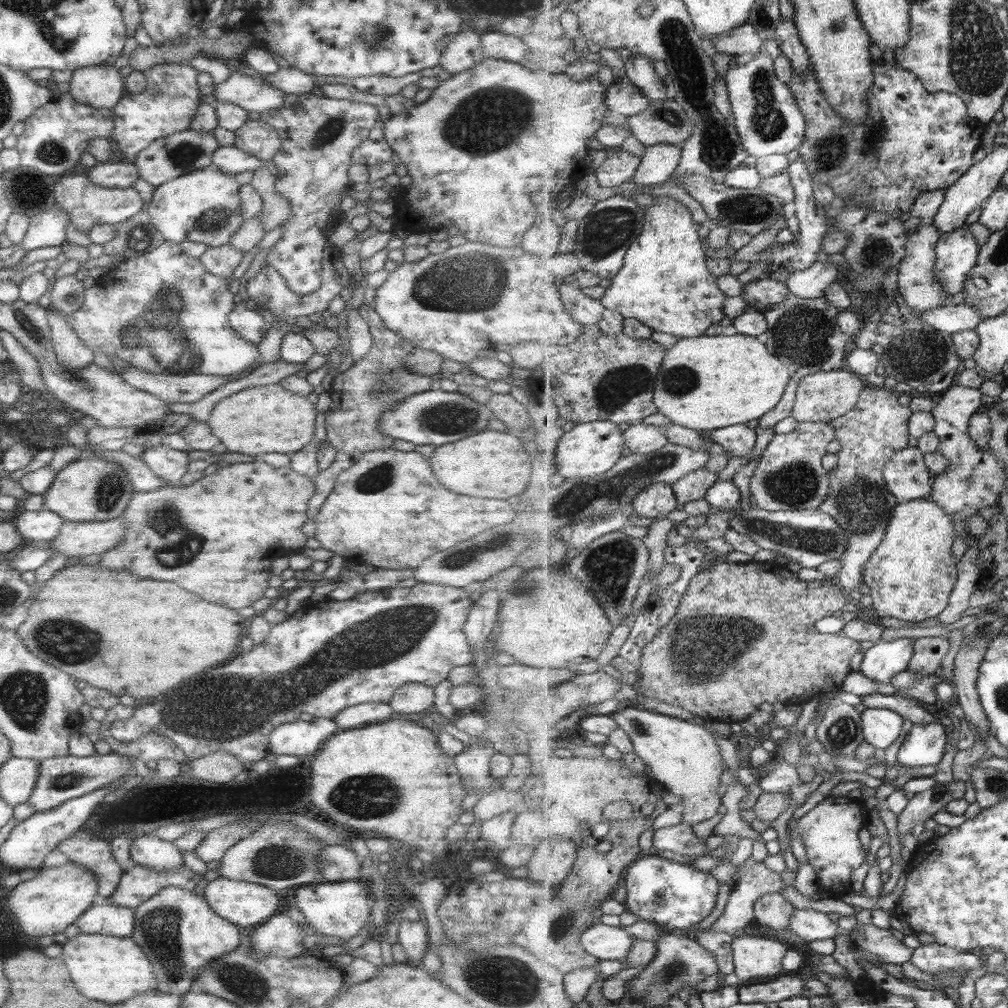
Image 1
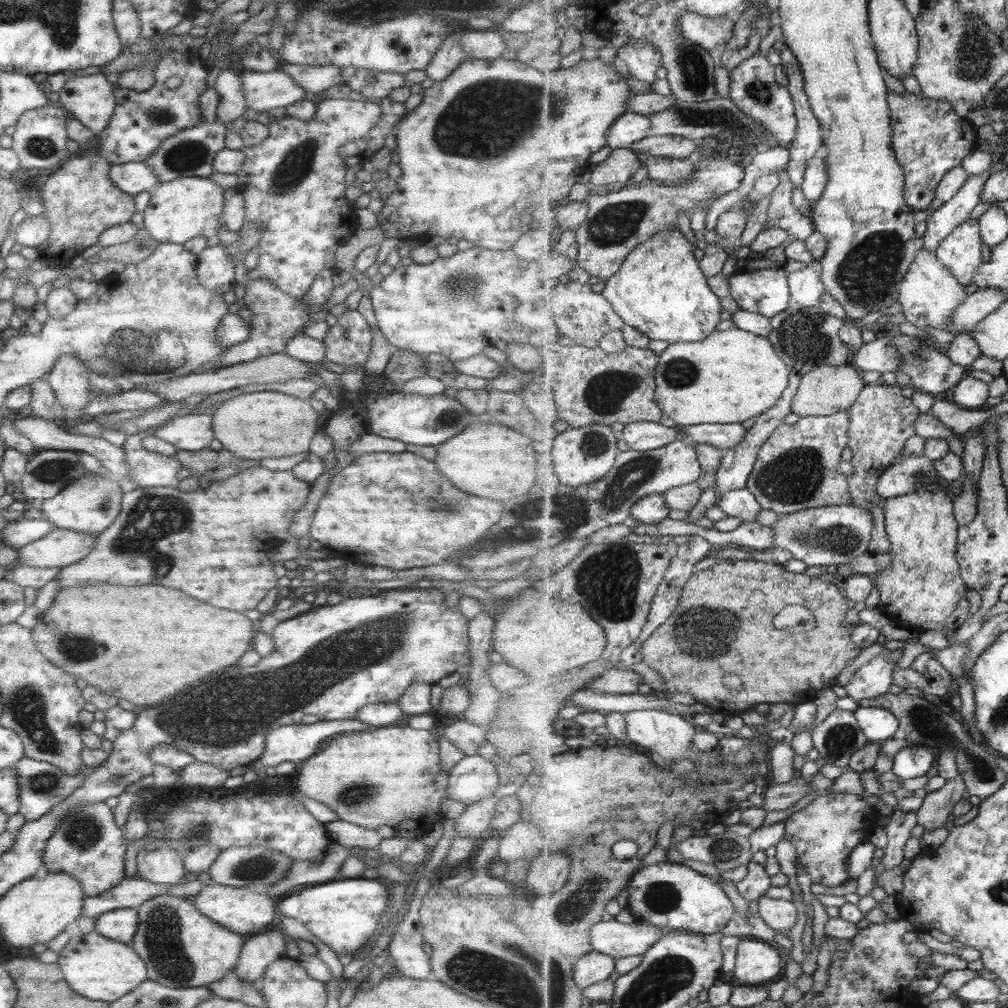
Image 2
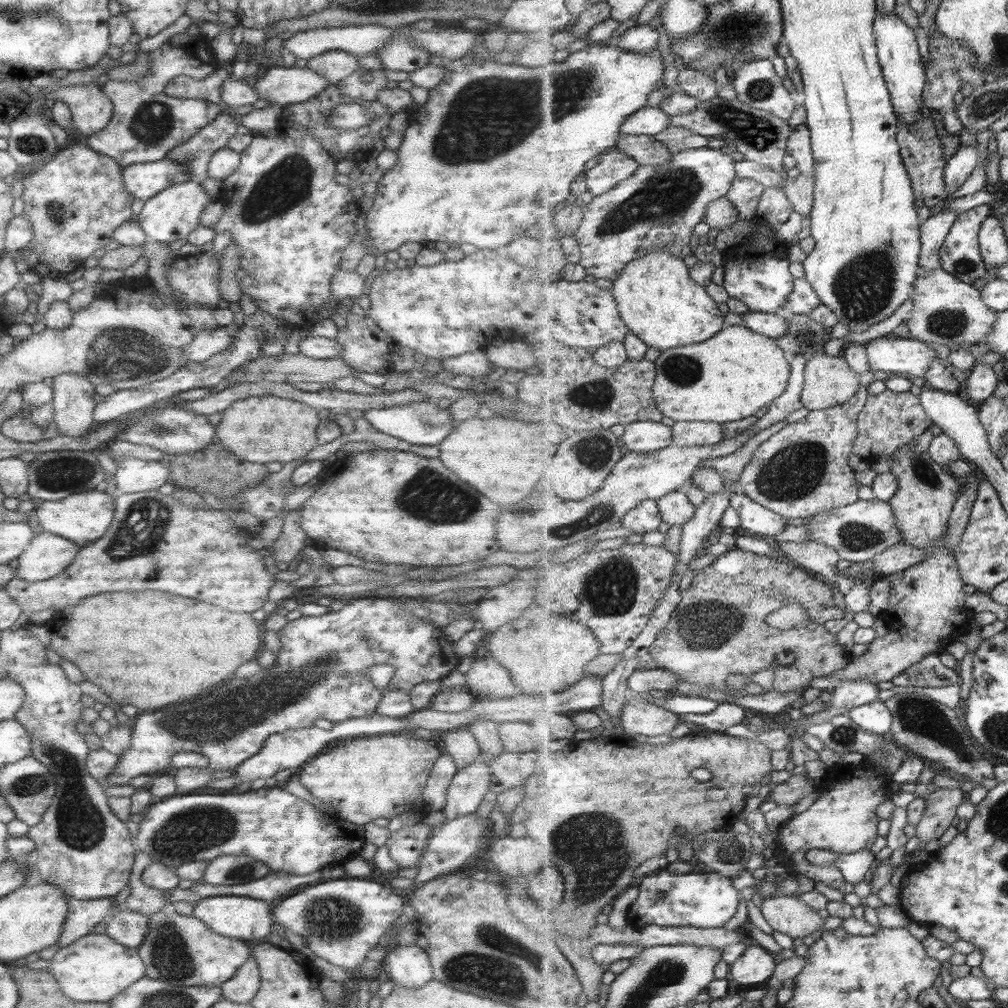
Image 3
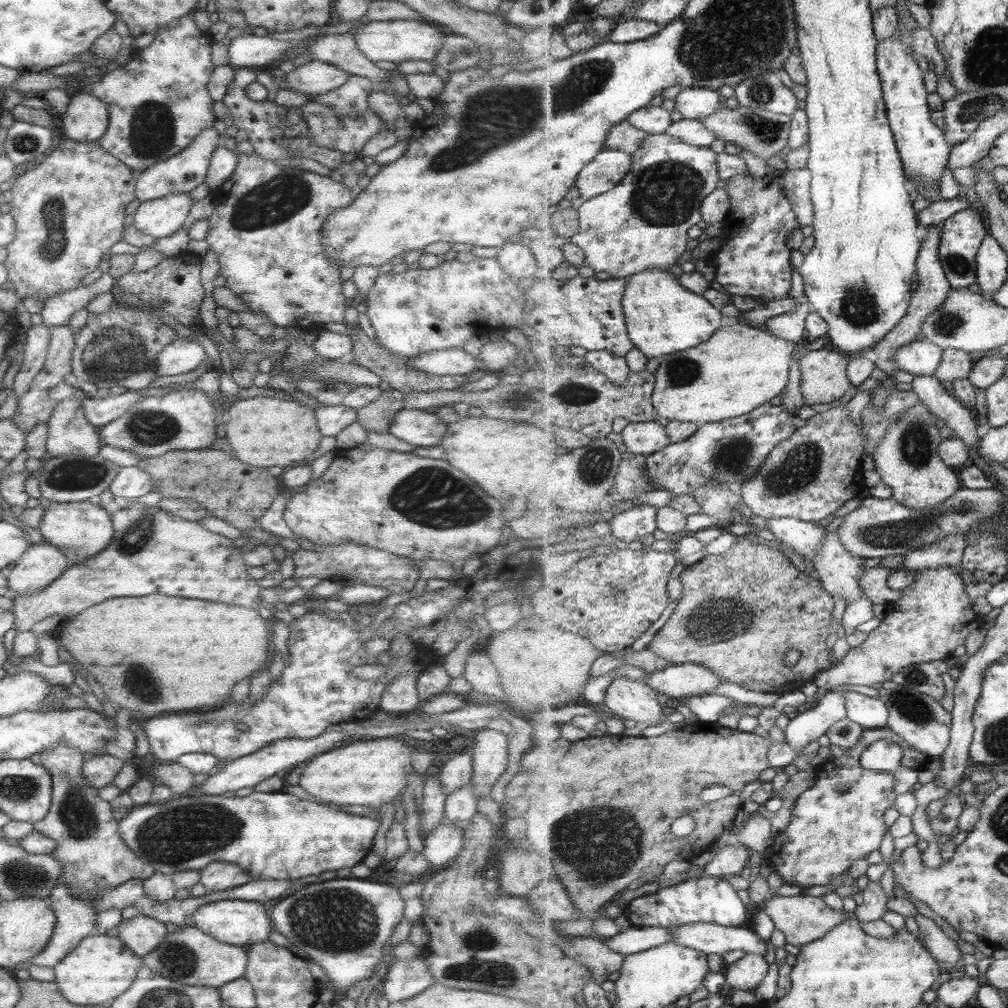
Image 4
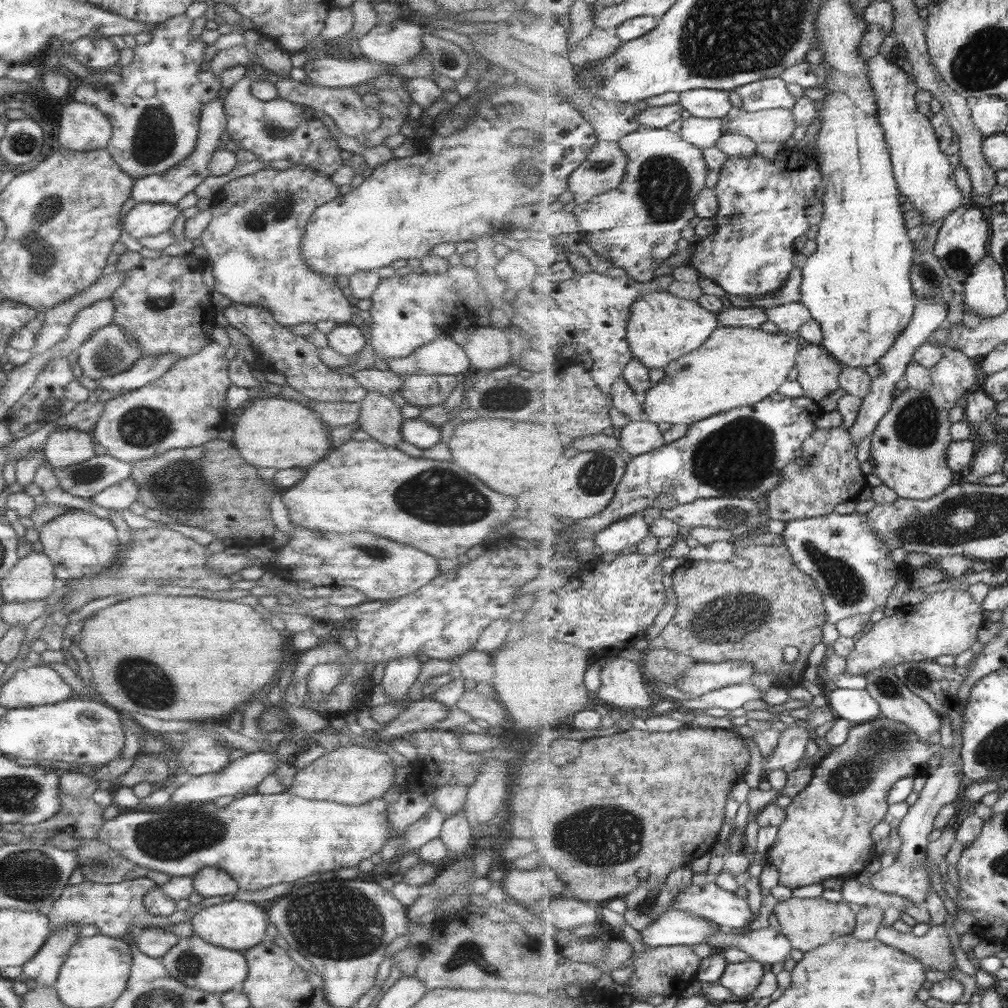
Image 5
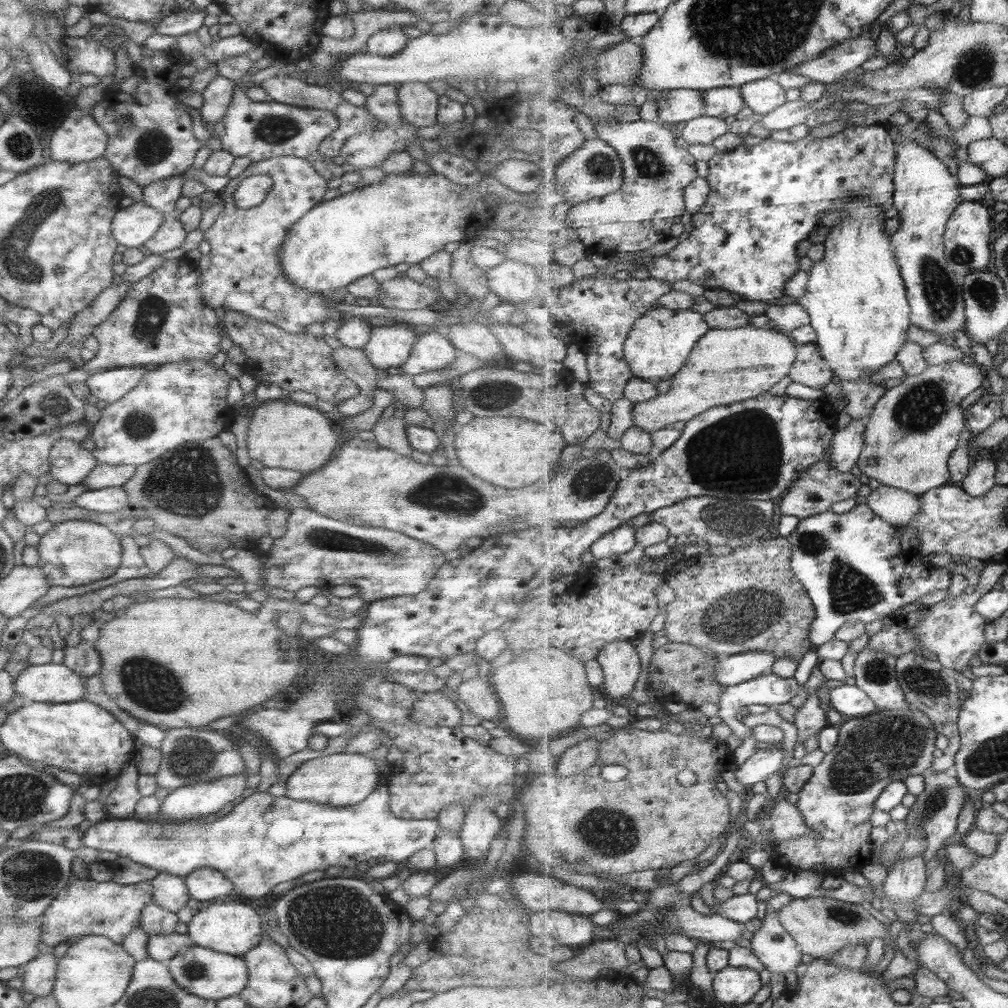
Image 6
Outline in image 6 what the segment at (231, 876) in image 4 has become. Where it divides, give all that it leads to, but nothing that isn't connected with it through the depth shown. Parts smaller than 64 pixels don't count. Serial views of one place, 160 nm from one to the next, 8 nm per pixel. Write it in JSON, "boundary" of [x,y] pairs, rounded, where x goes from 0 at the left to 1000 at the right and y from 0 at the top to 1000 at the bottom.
{"boundary":[[[196,861],[187,865],[182,875],[188,891],[201,895],[215,889],[224,889],[231,881],[229,875],[210,861]]]}

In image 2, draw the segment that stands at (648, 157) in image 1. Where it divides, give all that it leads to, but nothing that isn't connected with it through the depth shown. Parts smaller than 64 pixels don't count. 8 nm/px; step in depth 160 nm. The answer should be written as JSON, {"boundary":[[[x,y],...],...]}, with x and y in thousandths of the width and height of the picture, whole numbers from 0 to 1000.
{"boundary":[[[646,134],[629,141],[626,147],[630,151],[642,152],[651,156],[679,158],[688,155],[694,149],[696,140],[674,134]]]}

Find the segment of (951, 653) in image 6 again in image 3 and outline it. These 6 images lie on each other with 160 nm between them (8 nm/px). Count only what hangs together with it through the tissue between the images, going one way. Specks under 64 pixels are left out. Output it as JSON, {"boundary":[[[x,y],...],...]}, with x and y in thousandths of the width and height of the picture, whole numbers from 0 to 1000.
{"boundary":[[[897,440],[887,450],[885,469],[892,477],[890,490],[884,494],[882,500],[887,505],[892,524],[895,526],[897,538],[908,544],[919,544],[921,553],[912,560],[897,565],[878,571],[885,577],[883,600],[877,608],[880,618],[880,628],[876,632],[870,632],[857,648],[849,646],[839,662],[828,666],[823,671],[837,676],[859,675],[859,677],[882,677],[896,666],[914,657],[923,649],[933,649],[938,646],[939,639],[945,635],[952,635],[954,630],[963,625],[967,606],[960,604],[958,599],[957,576],[950,556],[945,545],[938,543],[938,526],[943,514],[947,499],[954,490],[955,482],[949,478],[947,471],[939,466],[938,461],[932,460],[922,447],[909,449],[909,444],[904,440]]]}

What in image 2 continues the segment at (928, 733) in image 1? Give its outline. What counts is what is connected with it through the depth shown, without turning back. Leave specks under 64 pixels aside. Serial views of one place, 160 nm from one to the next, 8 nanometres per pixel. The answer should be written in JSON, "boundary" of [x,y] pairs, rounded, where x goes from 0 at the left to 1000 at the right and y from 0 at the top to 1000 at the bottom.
{"boundary":[[[904,739],[886,752],[885,766],[894,773],[902,774],[918,770],[929,760],[931,749],[922,741]]]}

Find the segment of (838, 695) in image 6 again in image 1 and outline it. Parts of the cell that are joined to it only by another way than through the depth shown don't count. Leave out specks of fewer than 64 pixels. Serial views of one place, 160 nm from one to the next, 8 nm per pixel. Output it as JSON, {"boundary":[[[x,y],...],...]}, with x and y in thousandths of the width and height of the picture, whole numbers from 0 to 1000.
{"boundary":[[[859,702],[854,711],[859,736],[876,745],[894,730],[899,713],[890,706],[870,702]]]}

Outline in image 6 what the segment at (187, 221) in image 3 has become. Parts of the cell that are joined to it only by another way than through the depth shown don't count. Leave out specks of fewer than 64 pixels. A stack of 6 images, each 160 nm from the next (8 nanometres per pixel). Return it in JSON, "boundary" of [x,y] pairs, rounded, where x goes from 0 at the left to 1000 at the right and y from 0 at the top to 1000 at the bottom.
{"boundary":[[[142,200],[117,207],[110,218],[110,235],[118,244],[137,247],[150,236],[165,214]]]}

